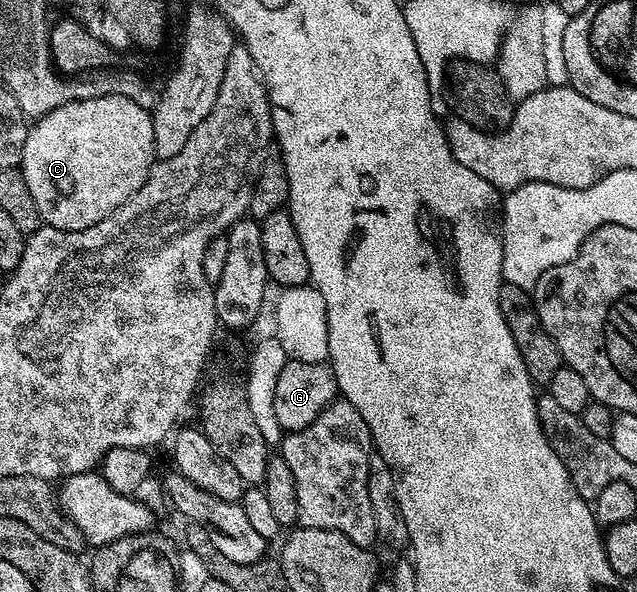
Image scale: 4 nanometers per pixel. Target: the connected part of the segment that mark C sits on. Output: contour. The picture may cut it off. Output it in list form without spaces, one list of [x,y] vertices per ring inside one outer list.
[[[101,95],[97,99],[81,99],[73,103],[65,103],[53,111],[49,111],[43,117],[38,118],[27,130],[21,168],[25,175],[25,183],[29,183],[29,192],[33,194],[33,199],[37,203],[37,211],[43,216],[44,222],[50,228],[64,229],[65,231],[85,231],[85,227],[93,227],[97,223],[101,223],[101,219],[113,215],[113,211],[117,211],[117,207],[121,207],[121,203],[128,201],[147,182],[147,173],[151,169],[154,157],[155,148],[153,147],[151,113],[146,109],[142,109],[137,103],[133,103],[133,99],[128,97]]]

